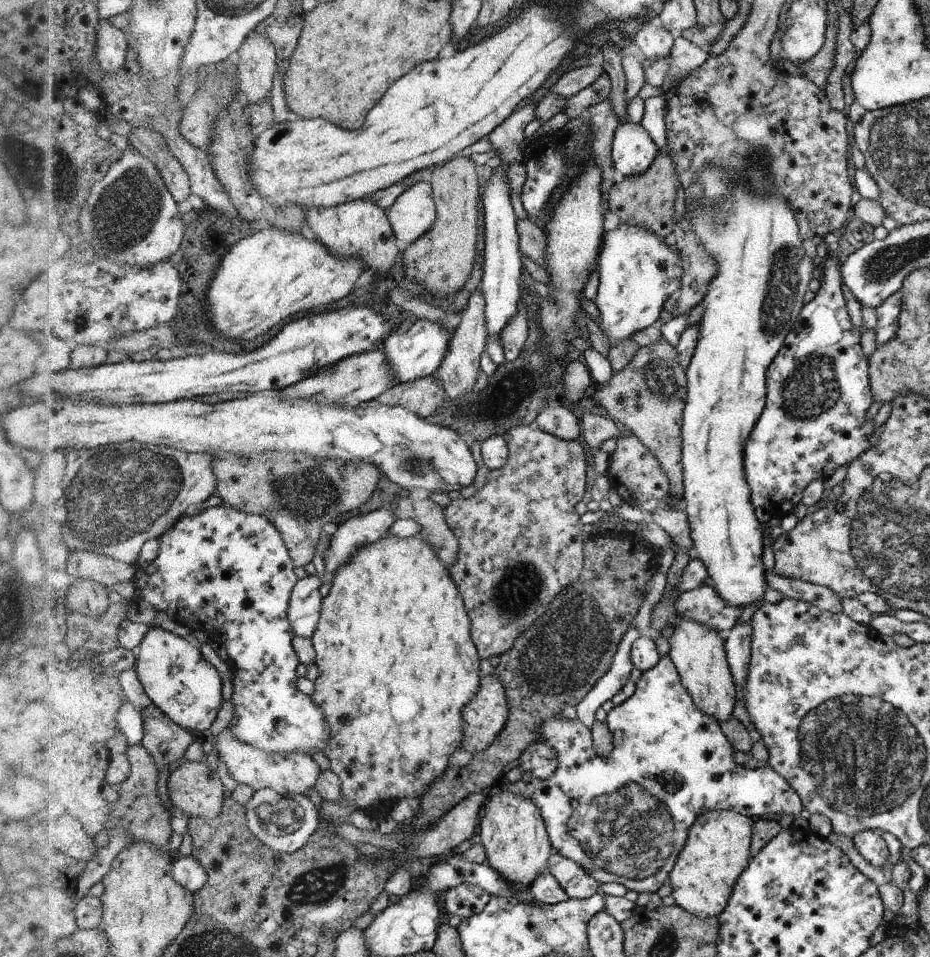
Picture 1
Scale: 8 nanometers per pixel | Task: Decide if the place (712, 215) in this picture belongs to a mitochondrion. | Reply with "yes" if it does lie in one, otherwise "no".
yes

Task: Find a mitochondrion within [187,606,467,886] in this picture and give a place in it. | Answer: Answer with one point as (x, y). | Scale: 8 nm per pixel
(272, 816)

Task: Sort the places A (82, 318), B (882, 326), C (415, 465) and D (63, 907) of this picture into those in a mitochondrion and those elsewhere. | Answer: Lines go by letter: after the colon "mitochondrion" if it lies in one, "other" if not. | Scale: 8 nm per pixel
A: mitochondrion
B: other
C: mitochondrion
D: other

